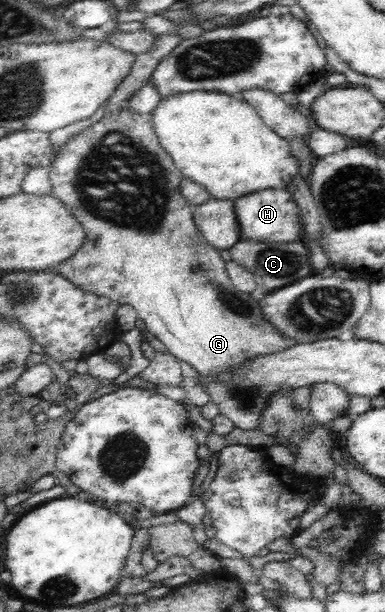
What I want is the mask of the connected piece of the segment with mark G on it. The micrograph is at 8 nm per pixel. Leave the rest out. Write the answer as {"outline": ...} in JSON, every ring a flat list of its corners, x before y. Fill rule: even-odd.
{"outline":[[126,108,120,114,116,114,116,116,104,115,96,124,89,128,84,128,82,132,78,132,66,144,61,146,55,154,54,162,48,168,48,177,50,177,49,181,52,185,50,194,56,196,60,202,64,202,72,210,72,214,76,216,76,220,84,226,86,238,84,238,84,244,80,246,80,250,72,258,68,258,66,262,62,262,58,268,46,270,46,272,60,274,60,276,72,282,72,284,88,292,111,298,120,305,130,304,130,306,136,309,137,316,140,320,145,321,146,329,153,335,156,335,156,338,165,344,169,352,179,360,182,360,182,362,187,362,190,366,193,366,194,370,201,377,208,377,210,381,216,381,216,383,226,381,231,376,232,368,238,368,244,360,250,360,254,356,272,354,272,352,282,352,282,350,286,350,286,348,290,348,290,346,294,346,297,343,296,339,280,334,280,330,274,330,274,326,264,318,264,311,260,307,260,300,252,298,251,294,240,291,236,287,229,279,227,270,225,269,225,261,220,255,221,250,209,246,200,231,198,231,193,221,193,206,182,196,180,190,180,181,183,179,183,175,180,173,180,170,176,170,176,165,174,165,172,158,160,146,158,137,154,133,154,127,152,127,152,118,150,115,137,114]]}

